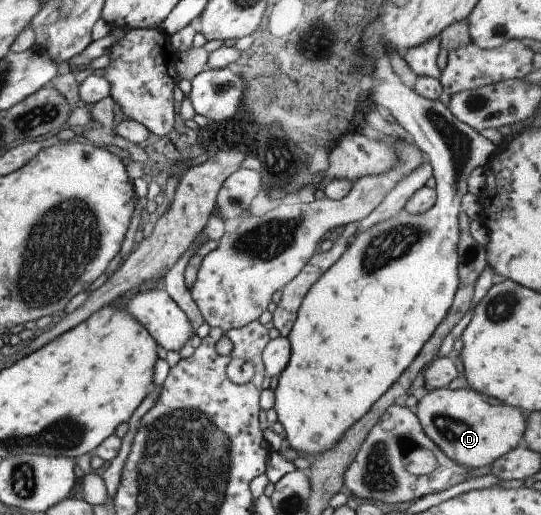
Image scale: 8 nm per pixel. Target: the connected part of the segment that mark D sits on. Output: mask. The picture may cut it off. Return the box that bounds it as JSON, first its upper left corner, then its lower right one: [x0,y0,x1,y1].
[413,388,525,467]

